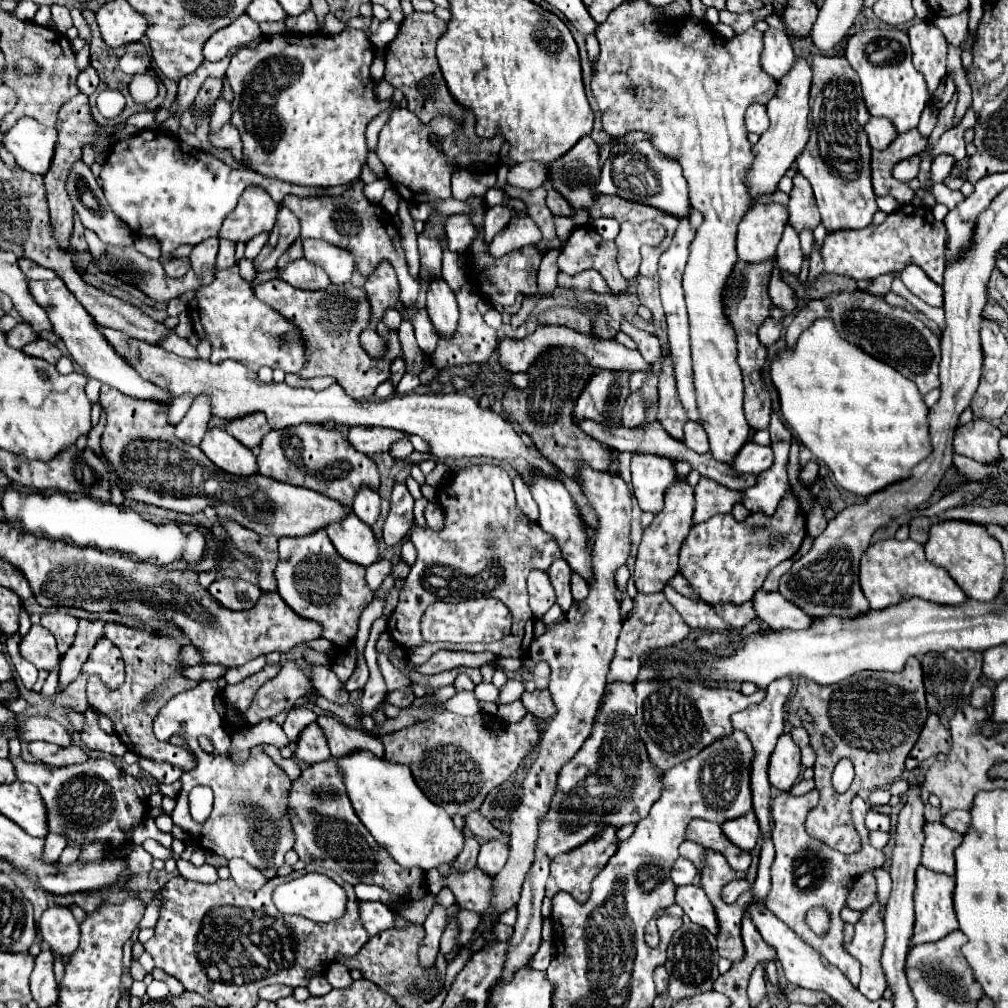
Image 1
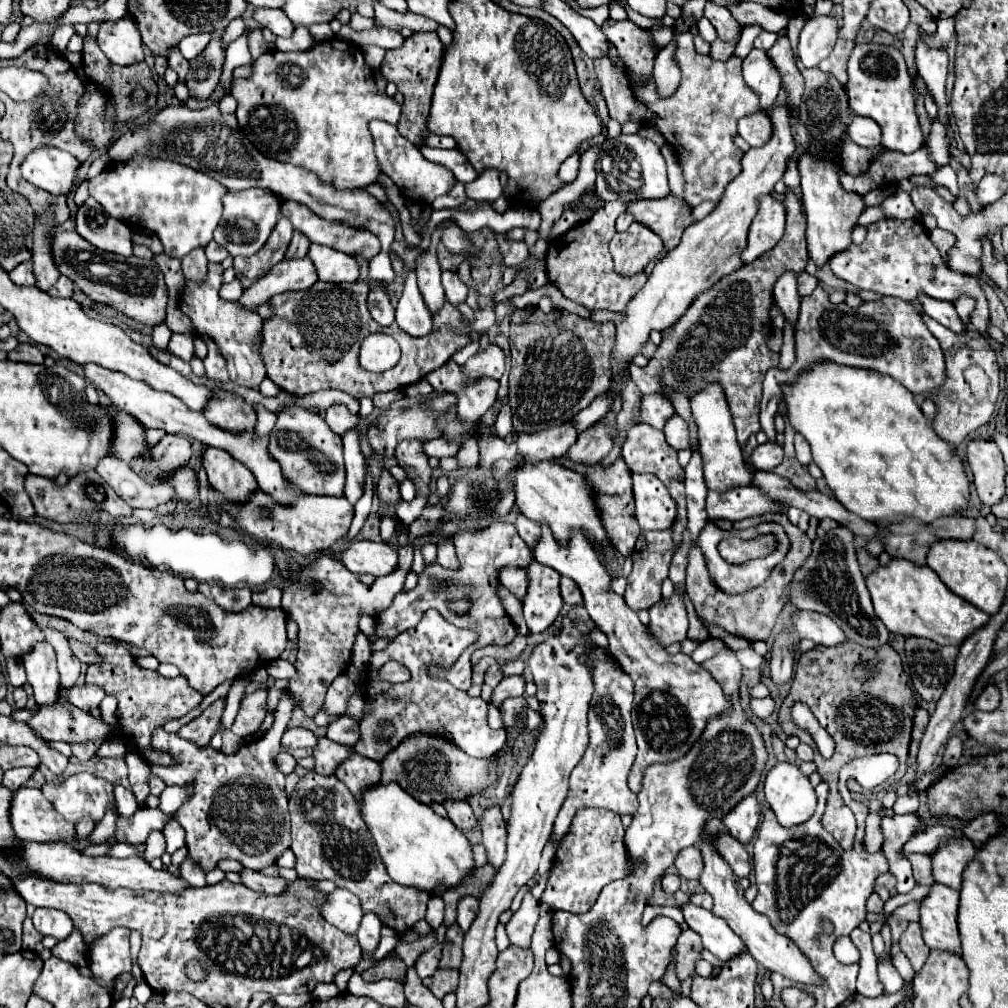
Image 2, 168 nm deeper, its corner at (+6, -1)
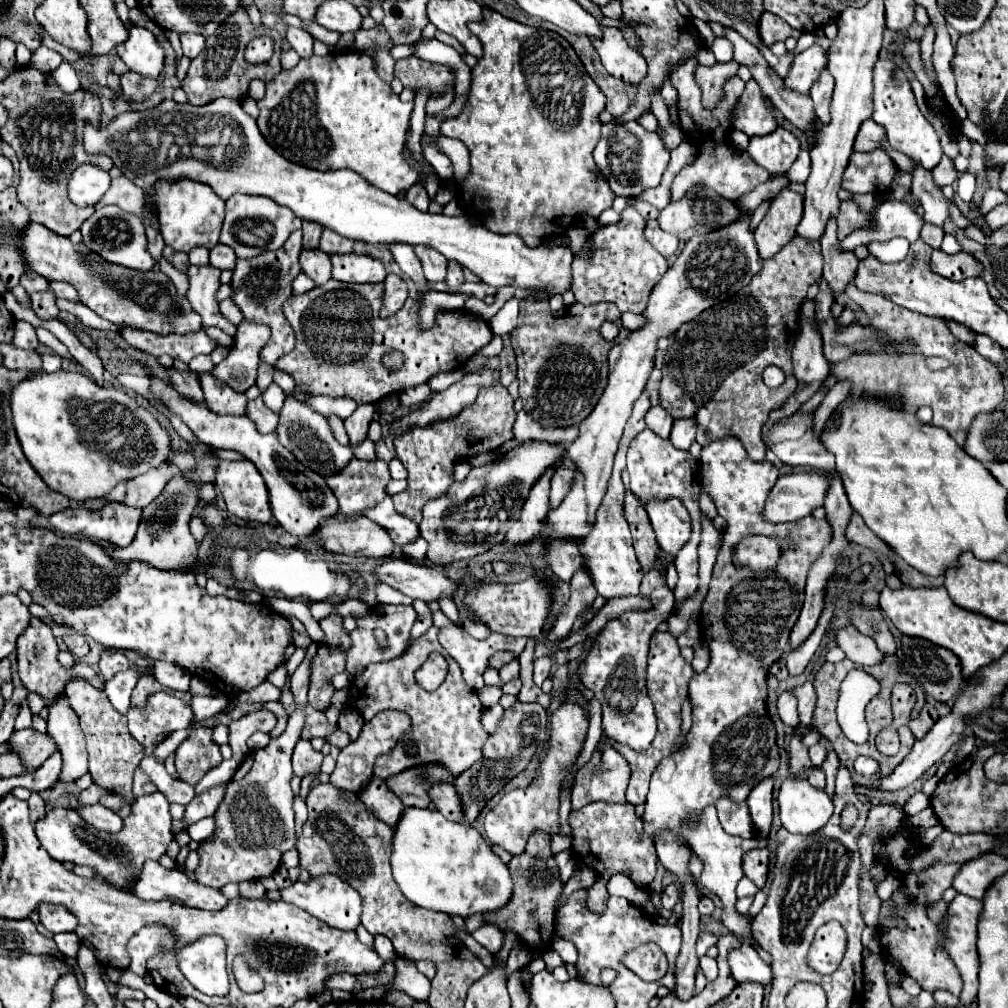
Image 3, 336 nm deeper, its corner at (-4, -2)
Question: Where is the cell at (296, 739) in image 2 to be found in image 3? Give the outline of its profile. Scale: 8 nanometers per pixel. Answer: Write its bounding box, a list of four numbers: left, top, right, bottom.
[292,738,322,776]

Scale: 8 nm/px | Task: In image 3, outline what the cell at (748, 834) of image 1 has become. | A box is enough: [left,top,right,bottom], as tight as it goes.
[746,778,772,836]

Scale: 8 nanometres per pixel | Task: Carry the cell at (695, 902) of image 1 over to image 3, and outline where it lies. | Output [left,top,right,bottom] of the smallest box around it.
[728,942,772,986]

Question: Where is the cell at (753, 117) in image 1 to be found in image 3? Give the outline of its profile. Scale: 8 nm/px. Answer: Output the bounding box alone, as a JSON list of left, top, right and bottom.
[748,128,800,176]

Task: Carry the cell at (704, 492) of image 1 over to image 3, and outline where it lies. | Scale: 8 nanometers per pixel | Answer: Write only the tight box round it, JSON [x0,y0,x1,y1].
[762,472,828,522]

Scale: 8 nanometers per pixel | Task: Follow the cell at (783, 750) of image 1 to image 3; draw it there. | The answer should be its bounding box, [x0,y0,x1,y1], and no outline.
[778,776,832,834]

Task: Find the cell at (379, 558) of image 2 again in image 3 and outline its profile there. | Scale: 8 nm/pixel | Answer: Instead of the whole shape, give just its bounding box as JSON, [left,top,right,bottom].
[374,558,454,602]

